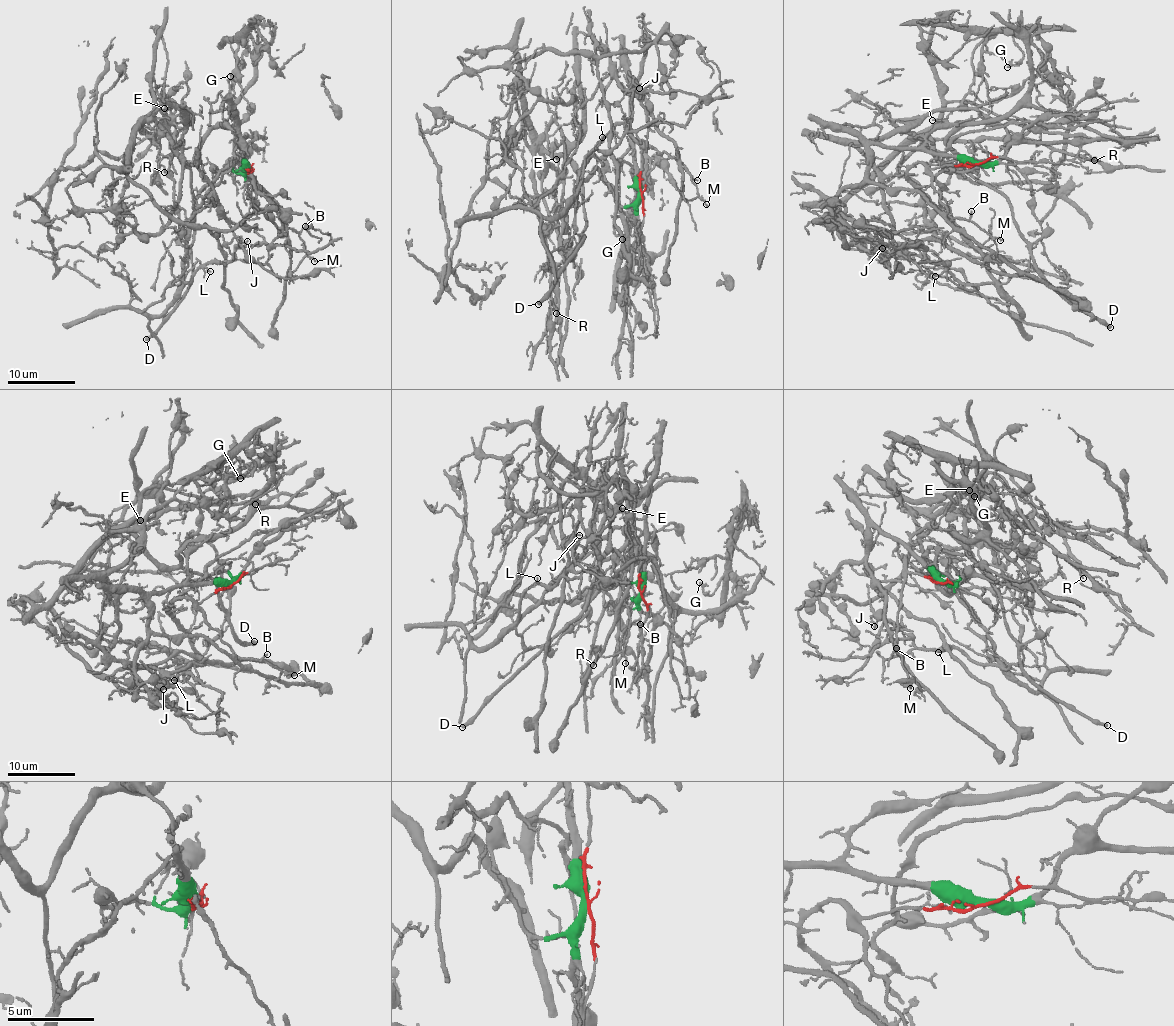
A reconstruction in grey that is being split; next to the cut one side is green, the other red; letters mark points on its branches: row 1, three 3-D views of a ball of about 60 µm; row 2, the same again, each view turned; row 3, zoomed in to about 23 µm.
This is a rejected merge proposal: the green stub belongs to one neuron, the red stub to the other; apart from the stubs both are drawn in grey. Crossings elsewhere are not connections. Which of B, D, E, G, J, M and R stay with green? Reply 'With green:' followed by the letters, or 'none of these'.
With green: D, E, G, J, R

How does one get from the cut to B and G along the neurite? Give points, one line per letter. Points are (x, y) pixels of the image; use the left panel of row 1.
B: (249, 171), (285, 226), (298, 233), (305, 226)
G: (249, 171), (239, 135), (226, 126), (253, 78), (254, 56), (234, 40), (231, 76)

